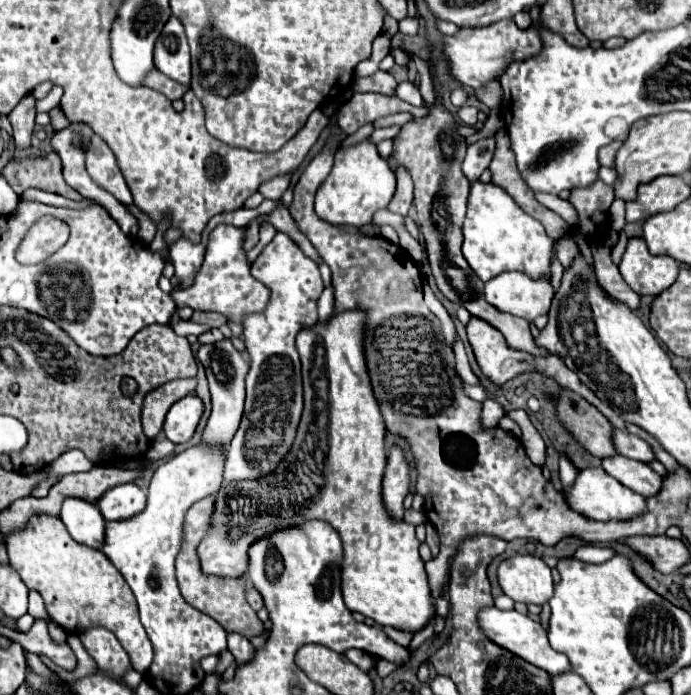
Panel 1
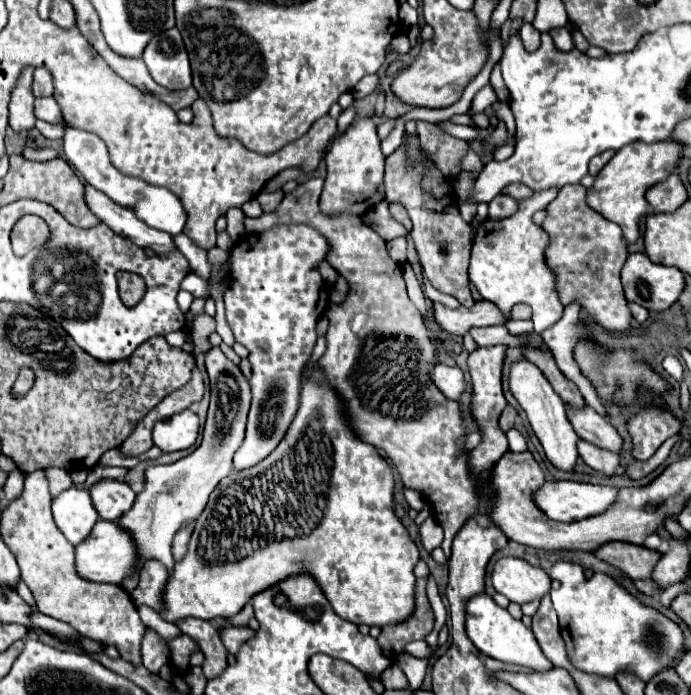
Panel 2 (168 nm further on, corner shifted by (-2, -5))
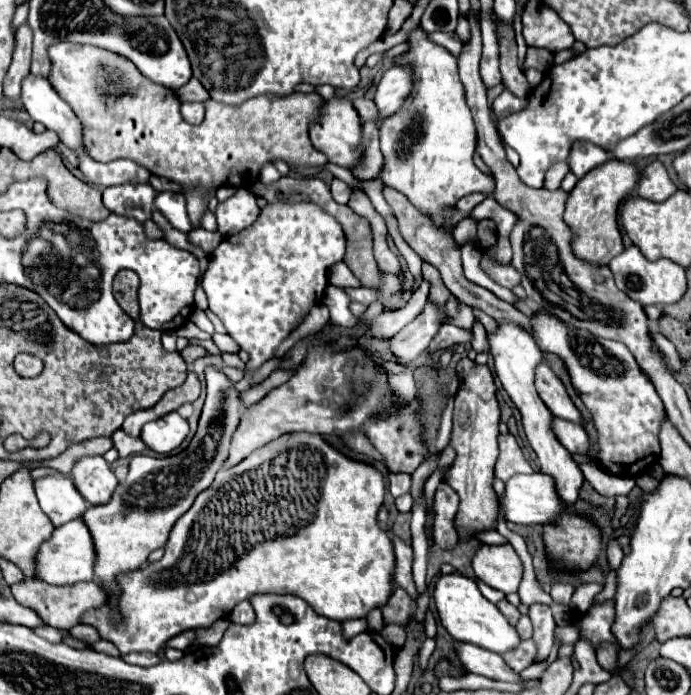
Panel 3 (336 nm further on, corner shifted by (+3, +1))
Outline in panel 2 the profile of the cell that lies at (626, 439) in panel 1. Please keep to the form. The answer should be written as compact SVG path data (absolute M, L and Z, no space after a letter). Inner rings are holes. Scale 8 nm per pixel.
M566 406L566 412L568 412L568 420L572 422L576 434L582 440L588 440L600 448L608 448L616 454L622 452L624 440L618 434L618 430L600 414L596 414L590 406L586 406L584 410L572 410Z

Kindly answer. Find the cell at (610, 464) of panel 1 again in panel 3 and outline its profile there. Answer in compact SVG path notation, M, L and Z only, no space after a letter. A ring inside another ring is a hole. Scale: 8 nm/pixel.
M553 418L553 434L571 454L587 454L589 438L581 424L567 422L563 418Z

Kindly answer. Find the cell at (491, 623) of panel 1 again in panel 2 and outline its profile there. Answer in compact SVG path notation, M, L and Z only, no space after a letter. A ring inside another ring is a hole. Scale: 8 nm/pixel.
M488 594L474 596L472 600L468 600L468 604L466 604L466 632L468 632L468 638L476 644L476 648L490 658L496 658L496 660L508 662L508 664L526 666L526 668L540 670L540 672L548 672L554 668L554 664L544 656L542 648L538 646L534 632L530 628L526 628L520 620L512 618L508 614L508 610L500 608Z

